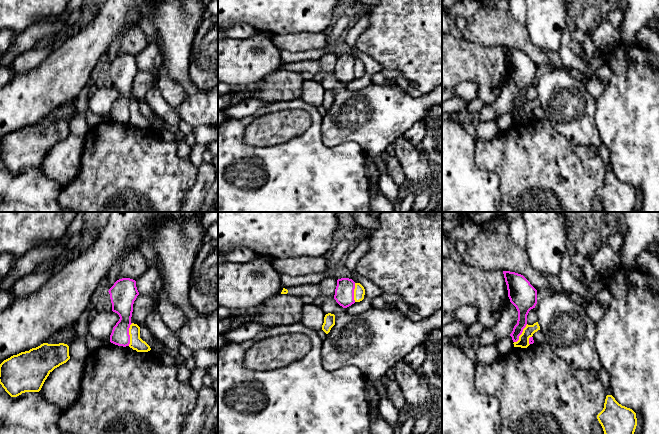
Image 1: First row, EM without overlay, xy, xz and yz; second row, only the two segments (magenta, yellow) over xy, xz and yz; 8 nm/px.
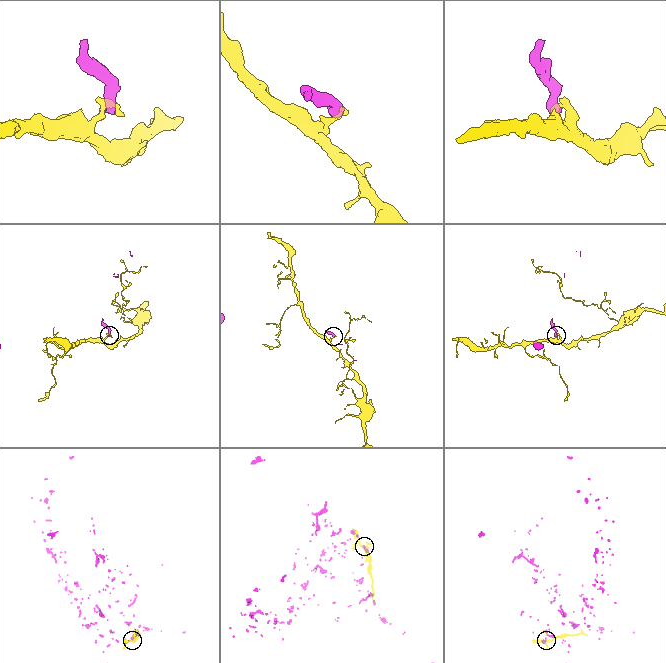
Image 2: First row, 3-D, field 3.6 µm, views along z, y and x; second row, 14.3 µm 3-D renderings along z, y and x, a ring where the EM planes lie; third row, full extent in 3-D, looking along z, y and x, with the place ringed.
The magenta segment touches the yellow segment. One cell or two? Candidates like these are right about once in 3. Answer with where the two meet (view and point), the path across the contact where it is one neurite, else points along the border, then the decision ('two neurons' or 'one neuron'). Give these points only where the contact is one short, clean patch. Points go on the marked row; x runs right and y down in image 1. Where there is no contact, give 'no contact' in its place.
meets magenta in xy at (128, 334); border along xy (132, 323), (129, 328), (128, 345); two neurons

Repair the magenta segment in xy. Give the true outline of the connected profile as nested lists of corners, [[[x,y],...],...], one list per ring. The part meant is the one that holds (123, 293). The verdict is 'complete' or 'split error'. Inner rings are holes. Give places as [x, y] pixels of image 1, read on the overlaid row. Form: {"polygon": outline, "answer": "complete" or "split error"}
{"polygon": [[[130,278],[119,279],[108,292],[112,303],[112,311],[120,317],[119,321],[113,327],[110,342],[118,346],[129,346],[129,328],[132,324],[133,304],[139,295],[136,281]]], "answer": "complete"}

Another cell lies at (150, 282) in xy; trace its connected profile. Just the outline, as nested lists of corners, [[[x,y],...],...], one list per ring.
[[[149,267],[137,280],[136,287],[141,295],[155,296],[163,289],[163,277],[155,267]]]

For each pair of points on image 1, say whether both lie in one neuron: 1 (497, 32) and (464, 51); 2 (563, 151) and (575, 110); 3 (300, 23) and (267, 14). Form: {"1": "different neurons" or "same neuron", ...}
{"1": "different neurons", "2": "different neurons", "3": "same neuron"}

